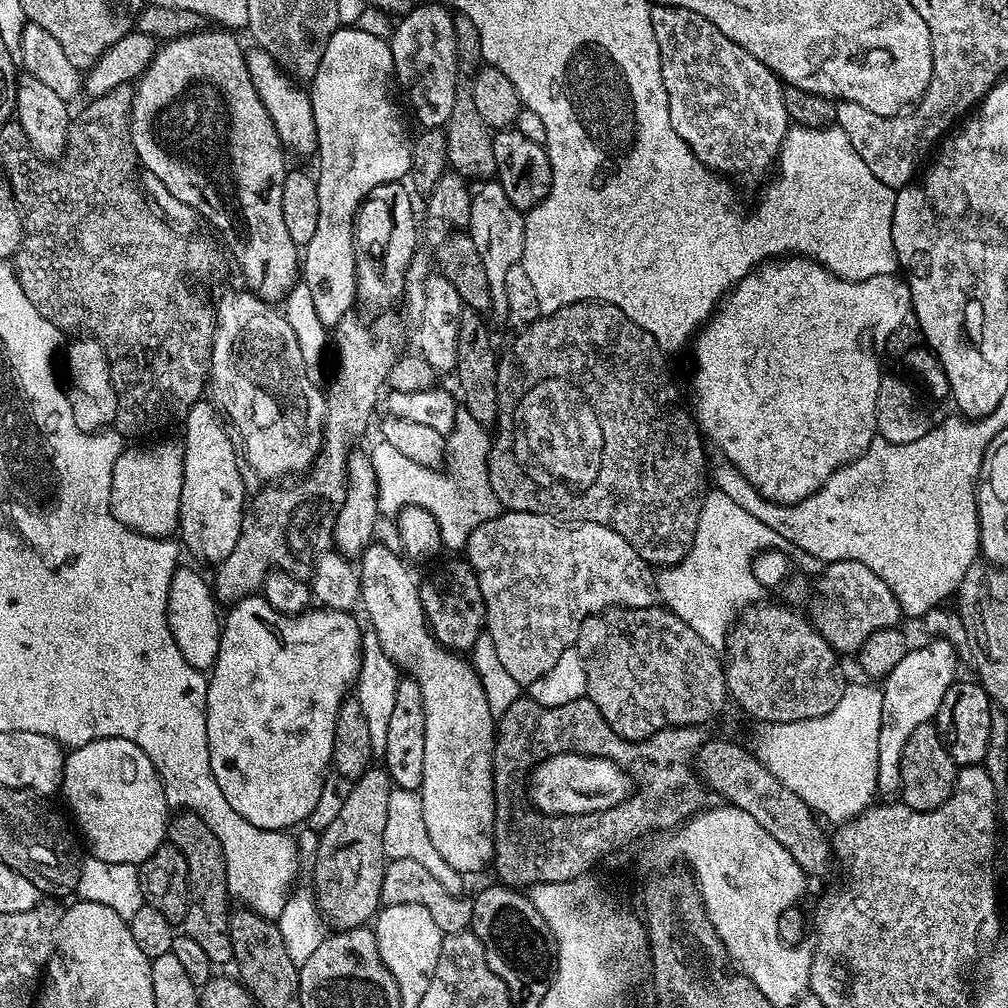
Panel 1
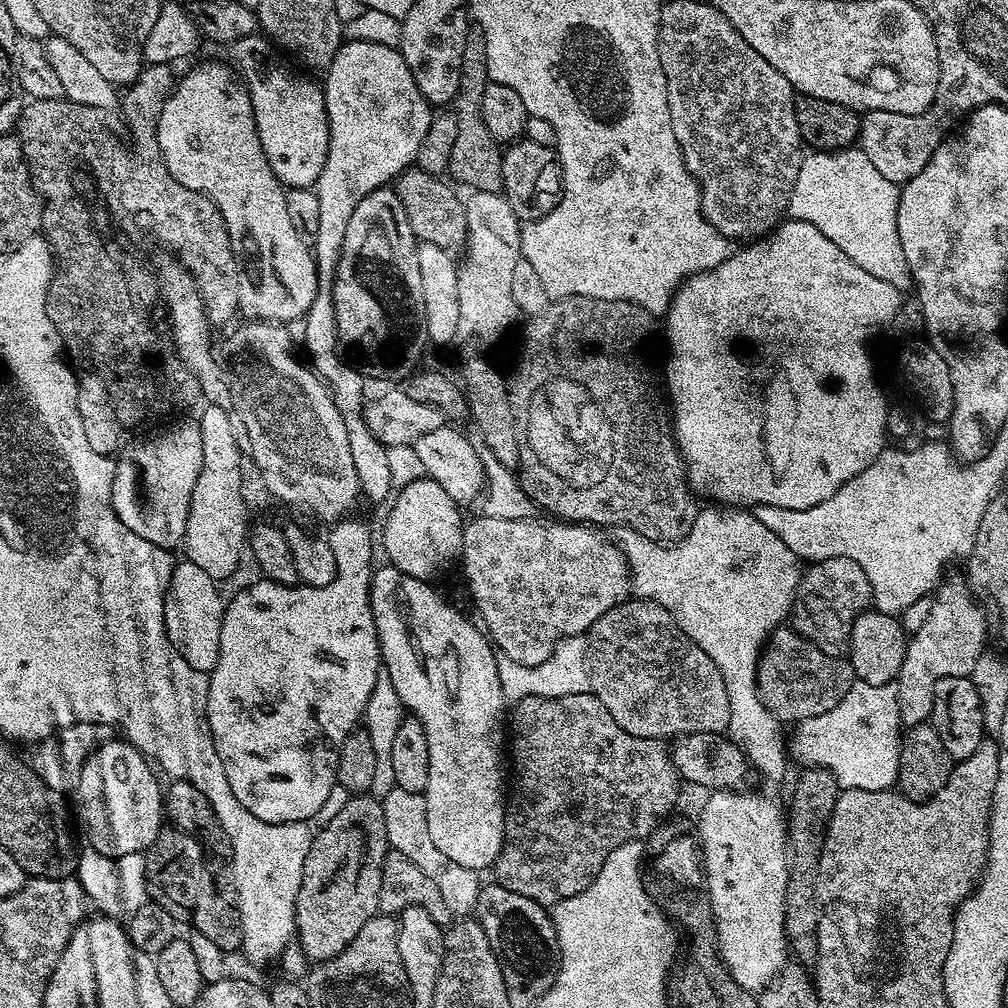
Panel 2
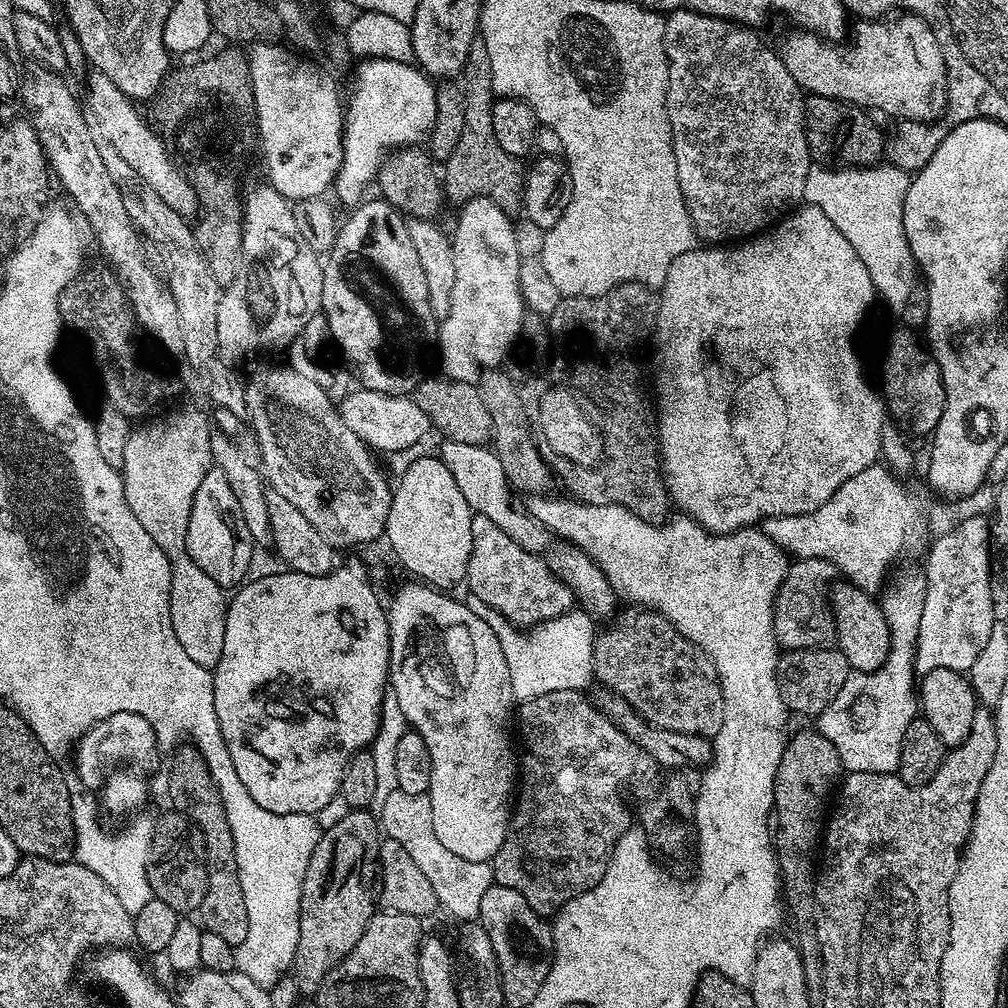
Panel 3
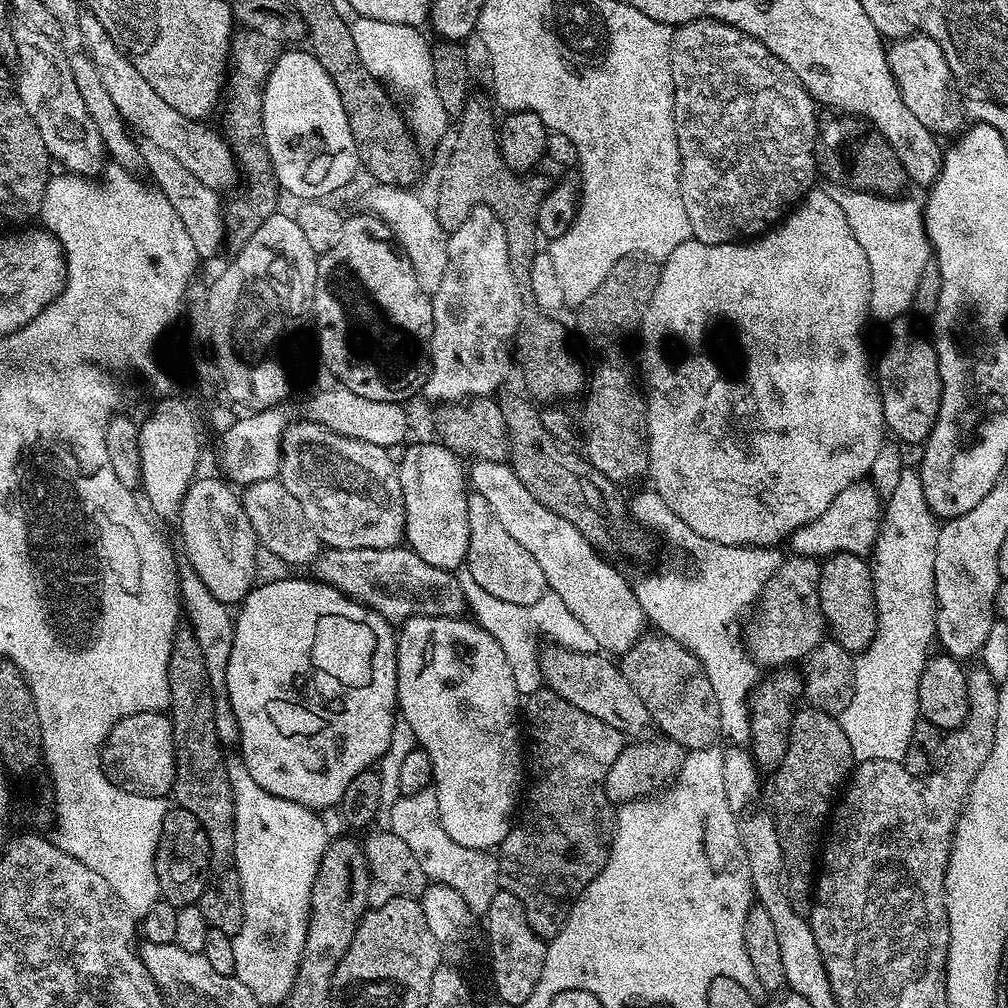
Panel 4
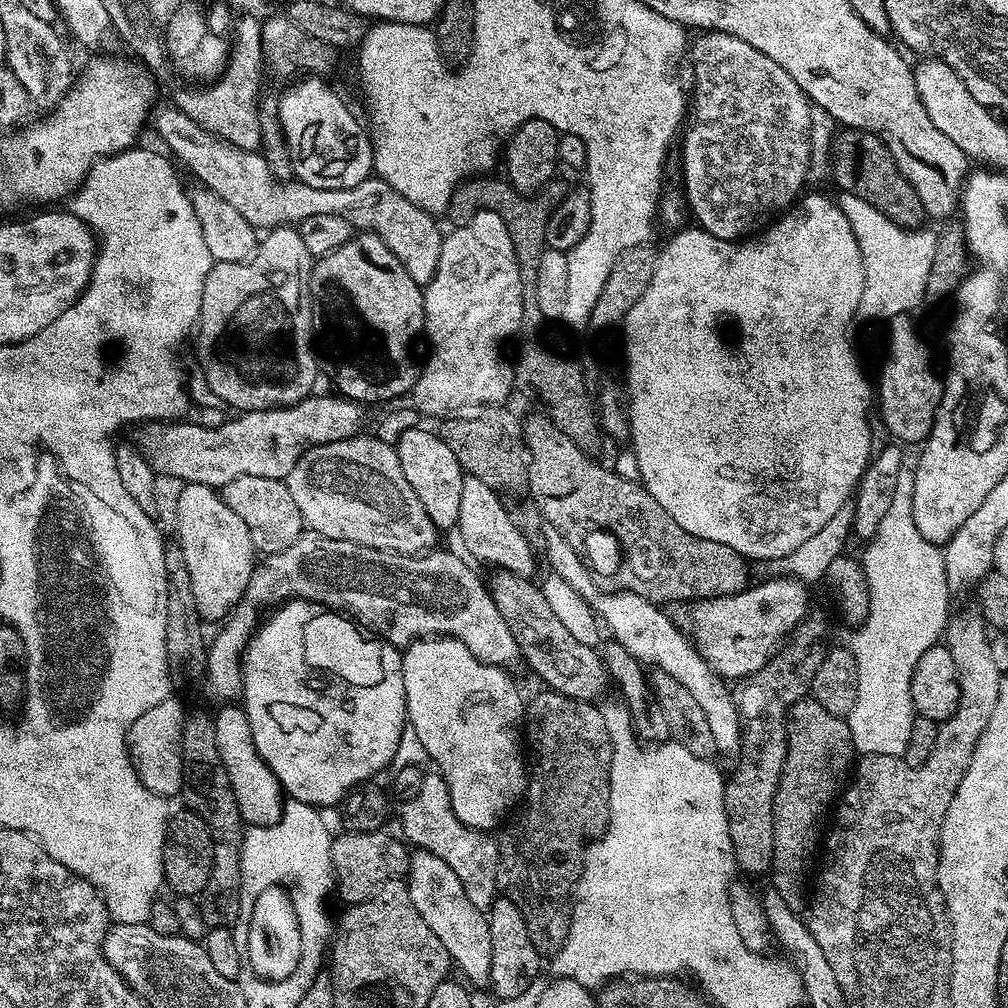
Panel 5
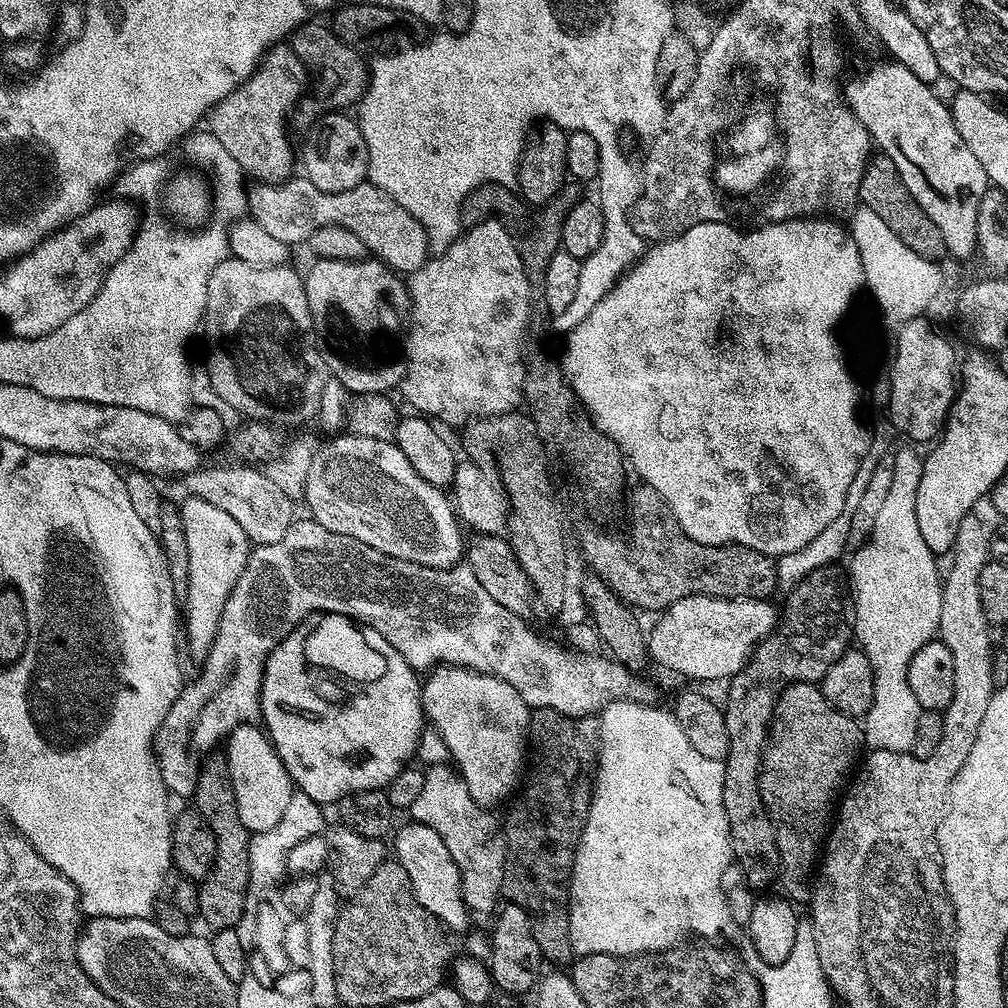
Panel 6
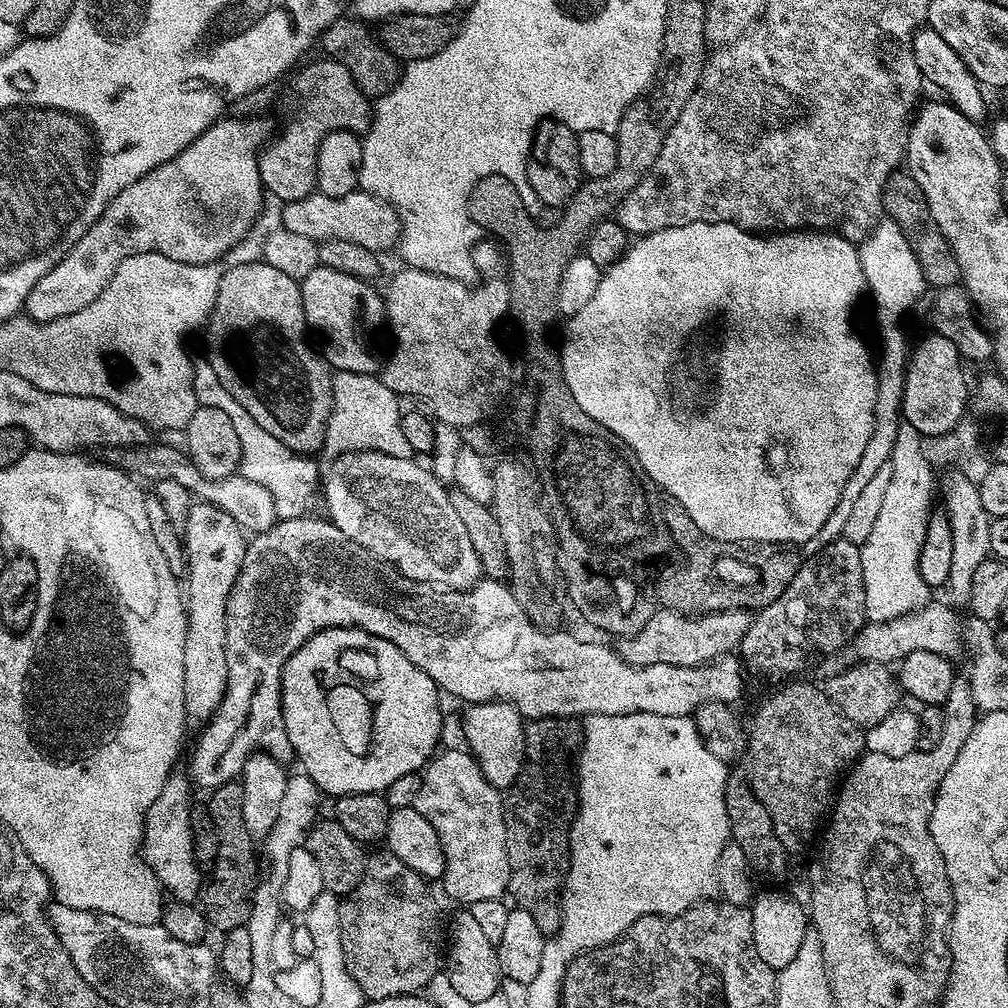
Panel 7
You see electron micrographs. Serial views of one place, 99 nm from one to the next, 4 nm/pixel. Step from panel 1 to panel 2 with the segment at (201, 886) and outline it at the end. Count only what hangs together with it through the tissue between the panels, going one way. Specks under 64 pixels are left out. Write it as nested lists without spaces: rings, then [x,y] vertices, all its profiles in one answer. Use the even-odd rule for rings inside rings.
[[[172,780],[166,788],[166,816],[175,827],[189,832],[200,841],[207,863],[216,867],[216,888],[220,892],[201,891],[196,908],[190,917],[195,931],[206,934],[225,954],[239,949],[244,943],[244,931],[240,925],[240,912],[236,908],[236,889],[233,887],[230,868],[232,862],[232,839],[222,830],[206,794],[198,790],[189,780]]]

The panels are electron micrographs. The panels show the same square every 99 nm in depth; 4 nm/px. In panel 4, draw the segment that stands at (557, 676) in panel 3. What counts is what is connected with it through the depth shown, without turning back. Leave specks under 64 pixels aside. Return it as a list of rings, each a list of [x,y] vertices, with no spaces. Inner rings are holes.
[[[465,575],[462,583],[464,586],[464,603],[470,612],[472,610],[471,619],[479,624],[482,630],[486,630],[486,634],[490,634],[490,638],[494,638],[494,642],[498,642],[498,646],[502,646],[502,654],[506,654],[506,662],[510,662],[510,674],[514,674],[514,686],[521,697],[527,698],[531,692],[536,692],[542,686],[540,675],[542,648],[541,645],[536,645],[540,636],[549,636],[552,639],[549,641],[553,645],[570,652],[595,652],[598,649],[598,642],[591,636],[590,630],[586,630],[586,626],[582,626],[582,622],[578,622],[578,618],[574,618],[574,614],[570,614],[566,602],[562,602],[562,598],[558,598],[558,594],[547,591],[542,594],[542,598],[538,598],[538,602],[518,606],[514,602],[502,602],[502,598],[494,598],[494,594],[482,590],[482,586],[478,586],[478,582],[474,582],[472,576]]]

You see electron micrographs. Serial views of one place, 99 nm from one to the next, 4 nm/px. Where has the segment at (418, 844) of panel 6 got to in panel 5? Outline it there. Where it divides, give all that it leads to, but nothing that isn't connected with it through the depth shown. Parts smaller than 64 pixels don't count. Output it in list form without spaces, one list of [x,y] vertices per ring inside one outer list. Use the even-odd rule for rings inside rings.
[[[423,850],[411,853],[406,883],[410,902],[414,902],[414,910],[422,914],[422,922],[434,934],[438,934],[442,946],[446,946],[448,957],[452,959],[455,971],[465,976],[473,989],[487,989],[490,985],[490,930],[487,915],[466,898],[466,890],[462,890],[462,882],[458,874],[438,858],[438,854],[430,854]]]

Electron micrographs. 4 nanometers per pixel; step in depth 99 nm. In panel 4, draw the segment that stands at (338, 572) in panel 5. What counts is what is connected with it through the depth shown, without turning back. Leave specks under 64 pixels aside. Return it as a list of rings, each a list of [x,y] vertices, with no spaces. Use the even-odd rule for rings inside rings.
[[[408,546],[358,550],[325,547],[310,571],[315,579],[334,586],[343,596],[366,605],[389,622],[403,622],[411,616],[460,616],[466,608],[461,577],[424,562]]]

